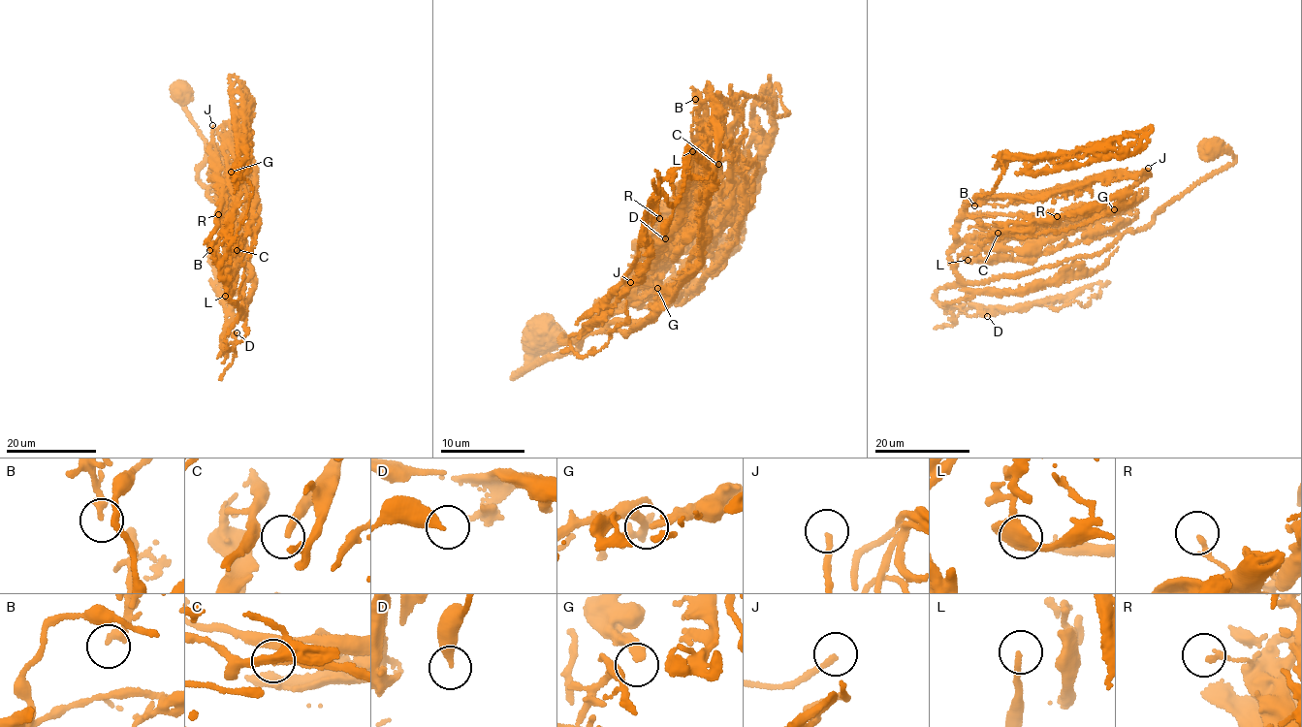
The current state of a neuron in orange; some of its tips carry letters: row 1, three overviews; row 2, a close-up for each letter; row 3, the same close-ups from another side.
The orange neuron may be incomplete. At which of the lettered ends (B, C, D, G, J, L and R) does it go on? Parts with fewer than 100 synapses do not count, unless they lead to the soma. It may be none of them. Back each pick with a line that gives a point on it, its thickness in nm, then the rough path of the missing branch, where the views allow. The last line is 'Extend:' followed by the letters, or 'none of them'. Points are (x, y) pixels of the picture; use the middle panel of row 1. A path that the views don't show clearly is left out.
Extend: none of them

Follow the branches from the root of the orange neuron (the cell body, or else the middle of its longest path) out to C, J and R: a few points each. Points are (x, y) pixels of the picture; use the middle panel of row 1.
C: (542, 339), (515, 375), (653, 315), (729, 141), (752, 202), (718, 164)
J: (542, 339), (515, 375), (651, 317), (686, 270), (710, 85), (703, 175), (630, 282)
R: (542, 339), (515, 375), (580, 346), (563, 335), (653, 315), (707, 235), (716, 122), (682, 217), (659, 218)

